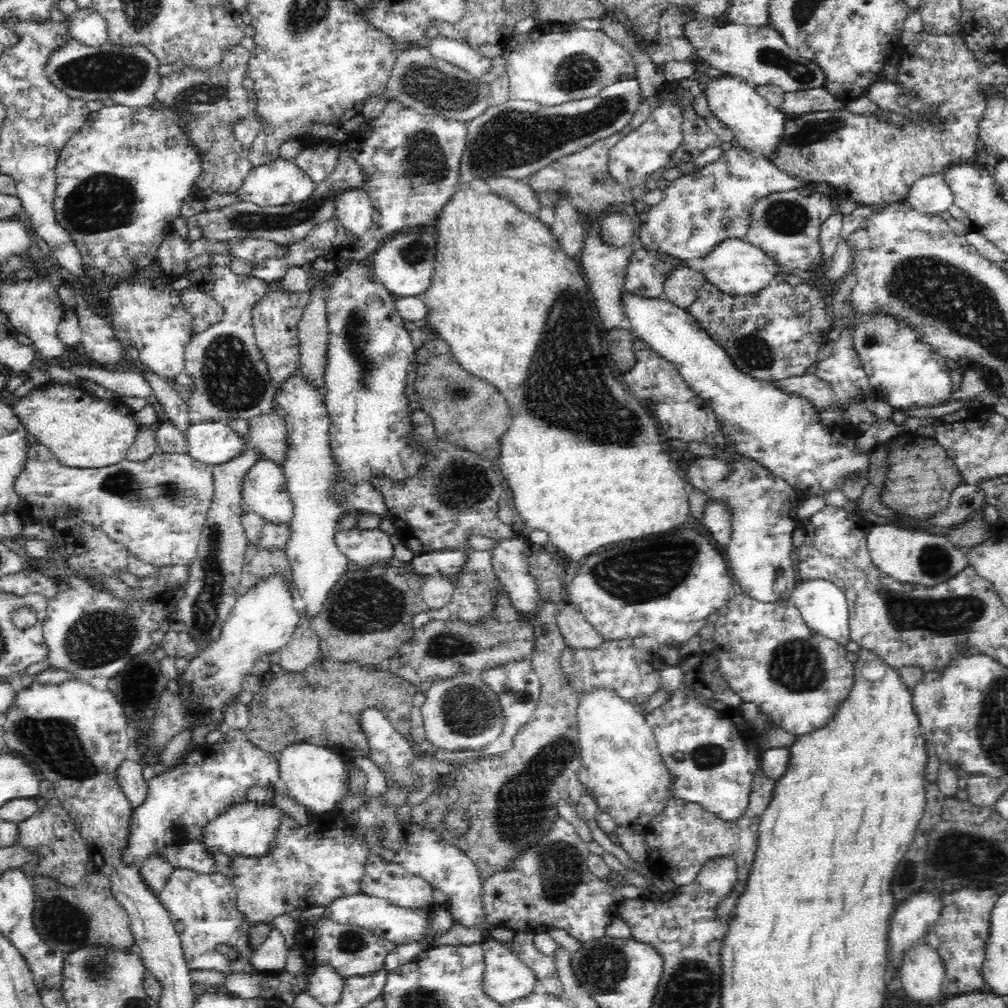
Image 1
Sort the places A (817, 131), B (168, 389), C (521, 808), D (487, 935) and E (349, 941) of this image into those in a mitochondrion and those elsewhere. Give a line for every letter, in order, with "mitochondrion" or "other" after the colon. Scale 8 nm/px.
A: mitochondrion
B: other
C: mitochondrion
D: other
E: mitochondrion

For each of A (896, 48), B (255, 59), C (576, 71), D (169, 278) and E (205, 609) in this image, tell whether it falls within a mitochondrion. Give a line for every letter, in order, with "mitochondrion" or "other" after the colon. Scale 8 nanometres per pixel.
A: other
B: other
C: mitochondrion
D: other
E: mitochondrion

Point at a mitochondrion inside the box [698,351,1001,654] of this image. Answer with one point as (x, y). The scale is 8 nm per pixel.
(956, 616)

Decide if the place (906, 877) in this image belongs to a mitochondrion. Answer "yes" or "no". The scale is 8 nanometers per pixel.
no

